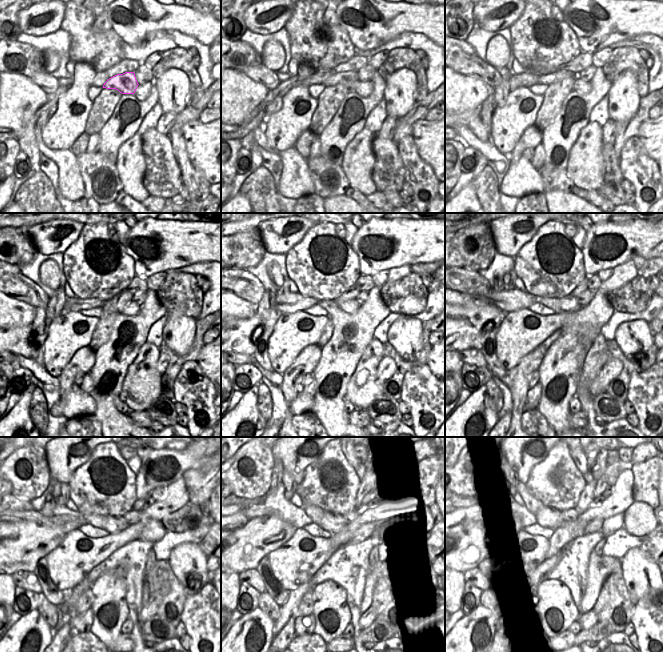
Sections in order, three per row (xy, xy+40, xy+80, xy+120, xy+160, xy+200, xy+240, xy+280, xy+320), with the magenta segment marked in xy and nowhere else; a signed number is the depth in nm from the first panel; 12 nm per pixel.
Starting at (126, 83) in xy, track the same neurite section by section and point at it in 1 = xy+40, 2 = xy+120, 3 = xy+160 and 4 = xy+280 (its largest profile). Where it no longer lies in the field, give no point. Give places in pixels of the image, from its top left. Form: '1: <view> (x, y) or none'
1: xy+40 (348, 78)
2: xy+120 (82, 303)
3: xy+160 (294, 302)
4: xy+280 (275, 504)

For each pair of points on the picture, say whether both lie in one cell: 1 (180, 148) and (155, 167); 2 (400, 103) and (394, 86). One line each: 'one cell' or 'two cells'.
1: two cells
2: one cell

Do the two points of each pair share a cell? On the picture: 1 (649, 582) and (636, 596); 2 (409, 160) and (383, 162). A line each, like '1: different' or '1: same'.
1: same
2: different

